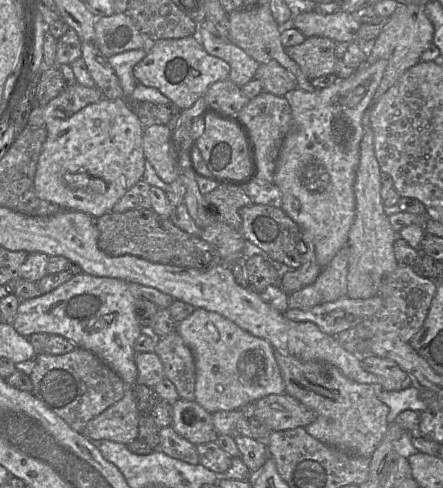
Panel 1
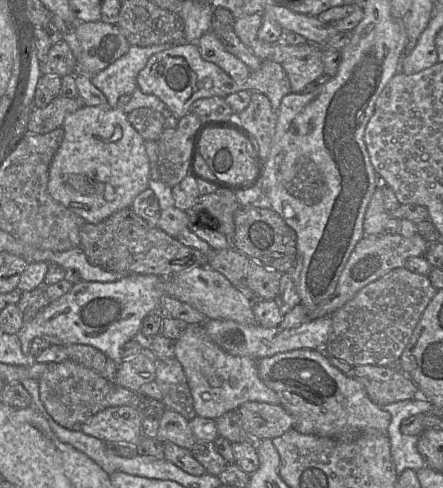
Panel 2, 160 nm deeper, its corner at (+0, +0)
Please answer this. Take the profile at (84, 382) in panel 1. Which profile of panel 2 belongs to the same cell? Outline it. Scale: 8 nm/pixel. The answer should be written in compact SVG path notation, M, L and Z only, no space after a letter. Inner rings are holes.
M73 360L60 363L48 363L48 367L37 380L40 399L46 412L60 426L81 431L82 426L100 411L118 406L139 408L141 394L115 385L99 373Z

